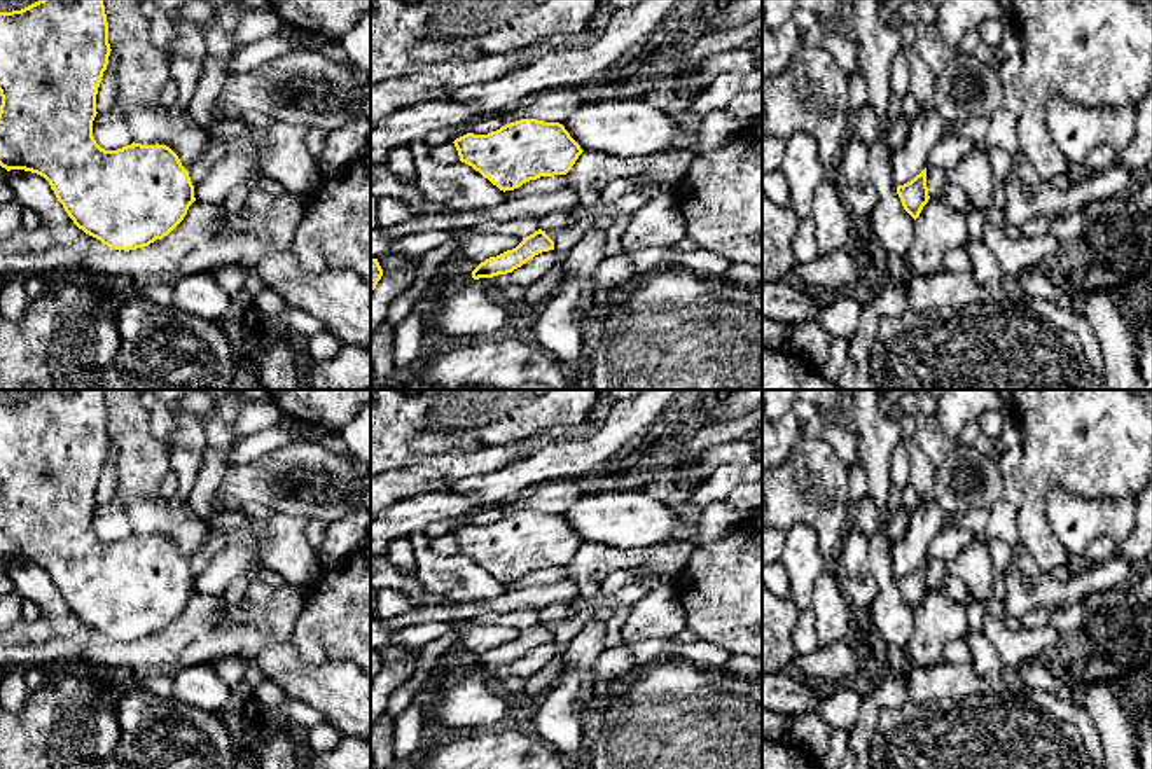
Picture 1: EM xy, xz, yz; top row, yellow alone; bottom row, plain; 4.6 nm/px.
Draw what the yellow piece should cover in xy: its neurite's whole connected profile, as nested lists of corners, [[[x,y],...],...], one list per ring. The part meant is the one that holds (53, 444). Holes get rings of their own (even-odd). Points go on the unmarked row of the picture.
[[[42,390],[21,402],[0,404],[0,558],[44,568],[79,620],[114,641],[129,643],[168,627],[196,589],[189,563],[170,538],[133,533],[105,542],[96,535],[96,486],[110,442],[101,390]]]

